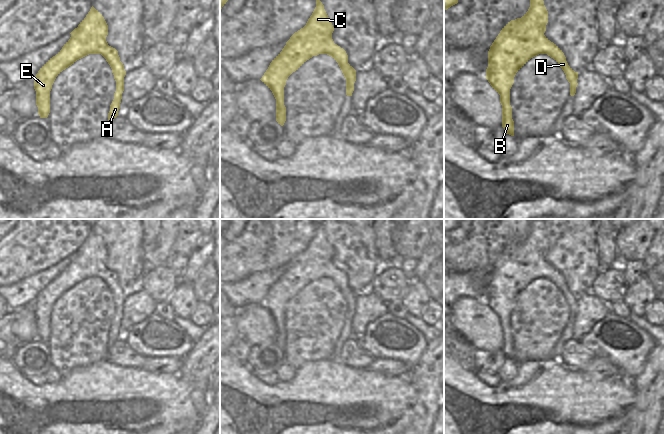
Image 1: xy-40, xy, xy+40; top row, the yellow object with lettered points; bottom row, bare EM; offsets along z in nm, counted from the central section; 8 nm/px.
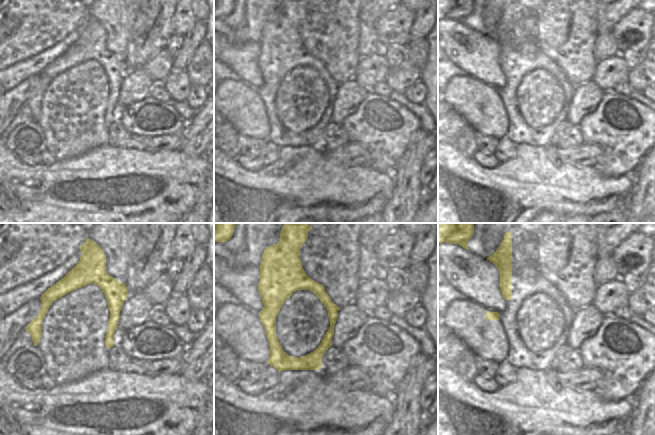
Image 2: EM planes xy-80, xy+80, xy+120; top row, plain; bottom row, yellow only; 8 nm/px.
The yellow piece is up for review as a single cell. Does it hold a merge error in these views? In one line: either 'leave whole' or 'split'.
leave whole

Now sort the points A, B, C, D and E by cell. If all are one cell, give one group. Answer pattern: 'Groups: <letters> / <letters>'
Groups: A B C D E

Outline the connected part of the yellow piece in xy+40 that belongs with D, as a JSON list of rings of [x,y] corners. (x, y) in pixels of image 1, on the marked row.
[[[530,0],[528,11],[521,17],[508,22],[500,31],[488,51],[488,67],[486,79],[492,88],[500,95],[502,105],[502,127],[506,134],[514,136],[514,121],[512,119],[512,107],[510,105],[510,89],[514,83],[516,73],[533,57],[539,54],[547,54],[553,58],[562,68],[566,79],[570,83],[570,95],[574,96],[578,85],[578,72],[575,72],[567,63],[562,50],[545,35],[548,23],[548,11],[543,0]]]

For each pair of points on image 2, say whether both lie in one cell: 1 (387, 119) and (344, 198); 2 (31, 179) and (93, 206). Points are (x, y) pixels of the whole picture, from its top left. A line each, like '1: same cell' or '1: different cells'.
1: different cells
2: same cell

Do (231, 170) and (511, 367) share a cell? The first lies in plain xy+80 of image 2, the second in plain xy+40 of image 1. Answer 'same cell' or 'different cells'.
different cells

